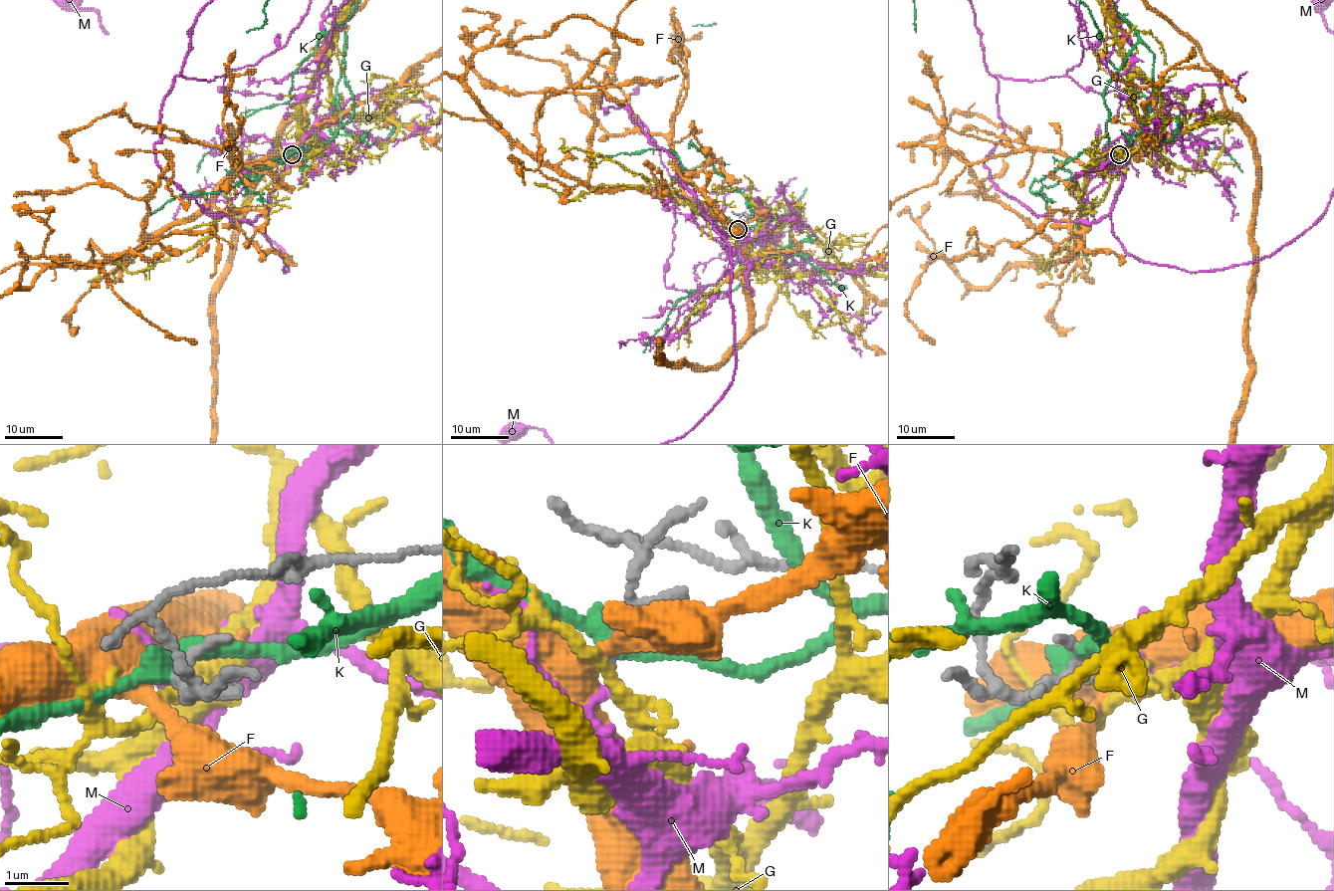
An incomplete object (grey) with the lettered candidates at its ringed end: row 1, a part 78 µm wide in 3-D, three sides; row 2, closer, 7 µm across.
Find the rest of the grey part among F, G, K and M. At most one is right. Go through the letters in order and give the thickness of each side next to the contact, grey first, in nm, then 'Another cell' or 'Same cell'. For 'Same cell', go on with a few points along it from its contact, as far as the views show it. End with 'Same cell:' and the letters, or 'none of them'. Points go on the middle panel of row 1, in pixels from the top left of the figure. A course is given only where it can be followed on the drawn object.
F: Thickness 120 nm (grey) against 480 nm. Another cell
G: Thickness 120 nm (grey) against 240 nm. Another cell
K: Thickness 180 nm (grey) against 360 nm. Another cell
M: Thickness 120 nm (grey) against 140 nm. Another cell
Same cell: none of them

